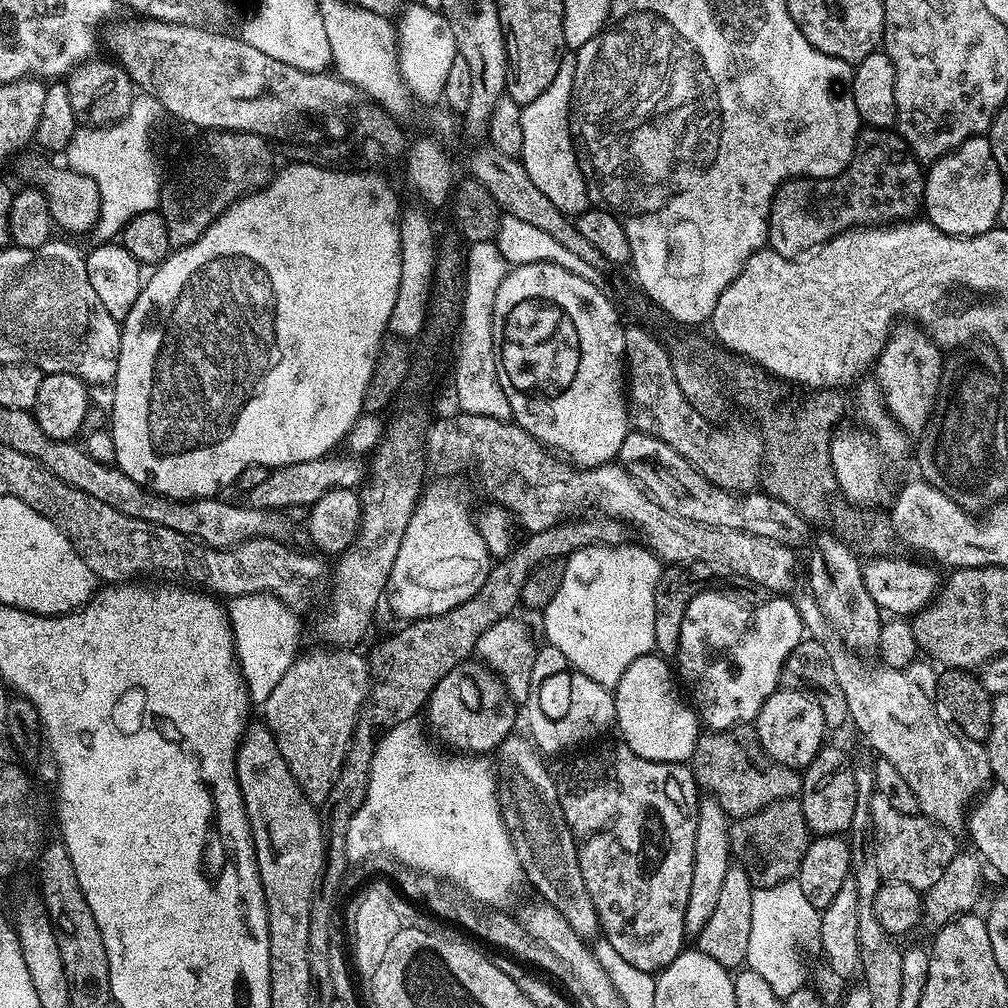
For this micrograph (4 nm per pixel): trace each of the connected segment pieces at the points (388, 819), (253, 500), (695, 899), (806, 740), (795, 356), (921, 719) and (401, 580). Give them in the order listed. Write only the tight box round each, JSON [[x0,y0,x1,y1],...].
[[346,719,522,906],[246,454,366,510],[683,794,732,936],[754,692,826,770],[710,218,950,389],[794,595,992,830],[390,495,493,622]]

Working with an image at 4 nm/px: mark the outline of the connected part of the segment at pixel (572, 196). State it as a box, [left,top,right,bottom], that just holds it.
[518,51,590,218]

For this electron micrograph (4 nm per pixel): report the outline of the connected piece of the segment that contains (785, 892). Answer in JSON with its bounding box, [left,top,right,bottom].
[745,879,821,999]

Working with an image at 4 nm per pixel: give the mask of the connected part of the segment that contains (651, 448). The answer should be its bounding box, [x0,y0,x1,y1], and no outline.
[617,430,810,548]

